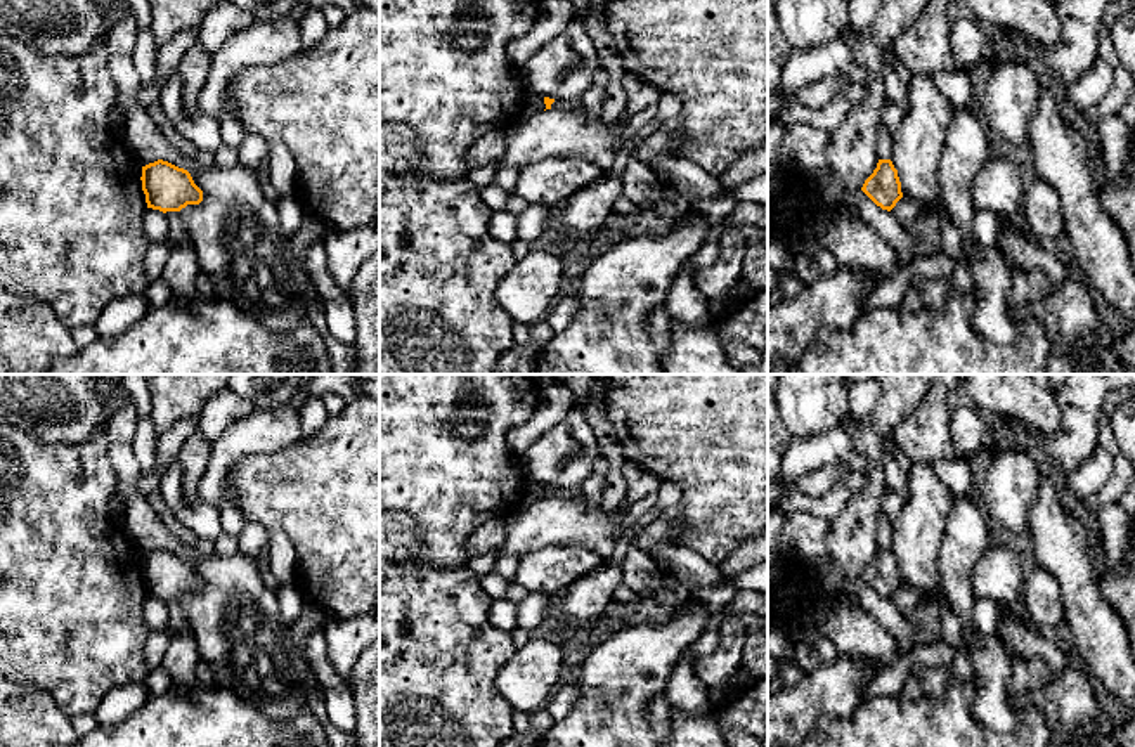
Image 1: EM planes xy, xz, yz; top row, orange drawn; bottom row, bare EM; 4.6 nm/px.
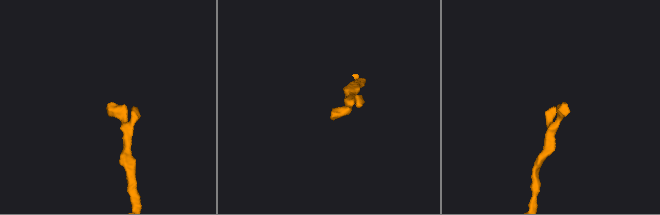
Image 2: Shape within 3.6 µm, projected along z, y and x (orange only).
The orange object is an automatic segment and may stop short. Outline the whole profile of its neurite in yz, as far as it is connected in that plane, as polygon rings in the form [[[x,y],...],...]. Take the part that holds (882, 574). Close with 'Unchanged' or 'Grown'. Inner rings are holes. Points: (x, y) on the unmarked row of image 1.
[[[879,548],[873,562],[865,568],[861,579],[882,598],[891,600],[903,586],[898,558],[891,548]]]. Unchanged

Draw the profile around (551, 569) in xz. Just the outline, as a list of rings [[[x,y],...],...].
[[[556,544],[522,556],[516,582],[529,593],[555,594],[593,572],[603,558],[580,544]]]

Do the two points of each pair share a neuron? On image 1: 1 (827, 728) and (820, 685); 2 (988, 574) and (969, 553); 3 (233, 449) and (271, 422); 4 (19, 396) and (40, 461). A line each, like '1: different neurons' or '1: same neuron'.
1: different neurons
2: different neurons
3: same neuron
4: different neurons

